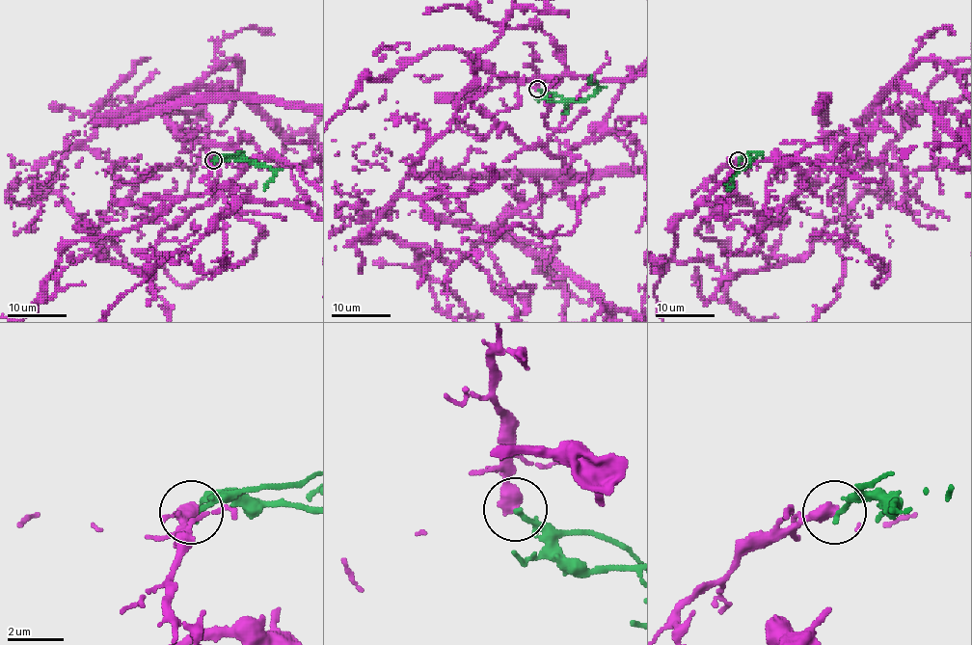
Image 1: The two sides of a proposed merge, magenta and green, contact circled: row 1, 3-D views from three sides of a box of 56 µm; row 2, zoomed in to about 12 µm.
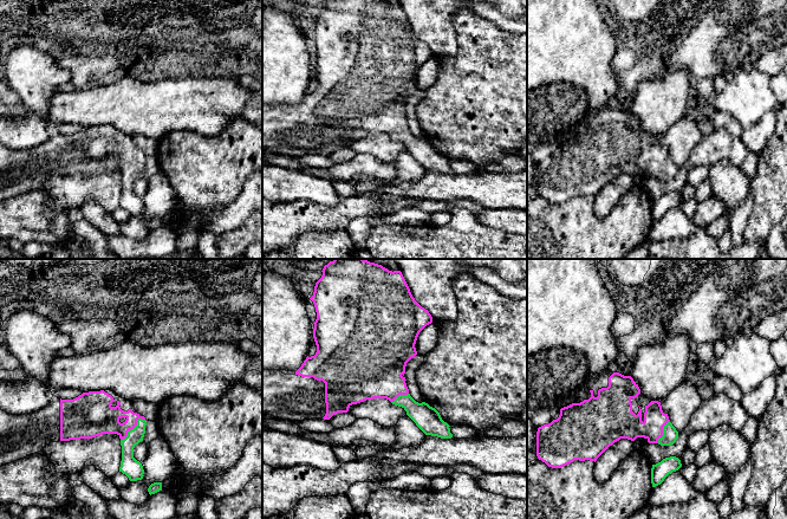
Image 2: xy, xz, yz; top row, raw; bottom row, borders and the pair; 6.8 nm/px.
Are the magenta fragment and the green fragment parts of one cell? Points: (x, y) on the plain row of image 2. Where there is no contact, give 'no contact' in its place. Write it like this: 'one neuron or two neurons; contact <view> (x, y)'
one neuron; contact xy (134, 162)

